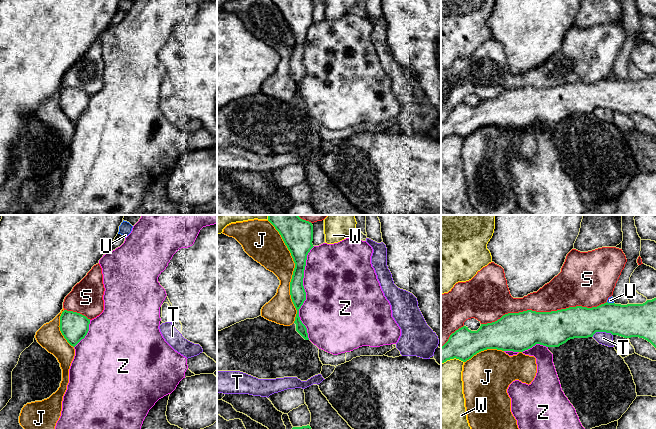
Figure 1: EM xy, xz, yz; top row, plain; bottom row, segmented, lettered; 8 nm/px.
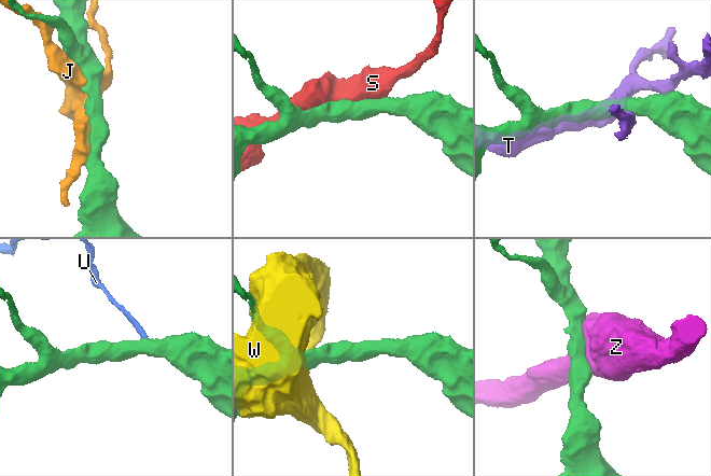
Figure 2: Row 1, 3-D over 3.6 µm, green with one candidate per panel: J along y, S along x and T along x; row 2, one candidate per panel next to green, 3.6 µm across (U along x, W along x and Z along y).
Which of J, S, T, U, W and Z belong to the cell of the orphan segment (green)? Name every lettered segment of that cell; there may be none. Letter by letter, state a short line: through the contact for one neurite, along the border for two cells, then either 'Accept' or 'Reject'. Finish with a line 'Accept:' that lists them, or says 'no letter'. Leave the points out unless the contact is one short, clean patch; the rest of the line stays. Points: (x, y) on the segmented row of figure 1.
J: Accept
S: Reject
T: Line: yz (612, 335), (606, 332), (596, 332), (592, 336). Reject
U: Line: yz (607, 301), (613, 303). Reject
W: Reject
Z: Reject
Accept: J

